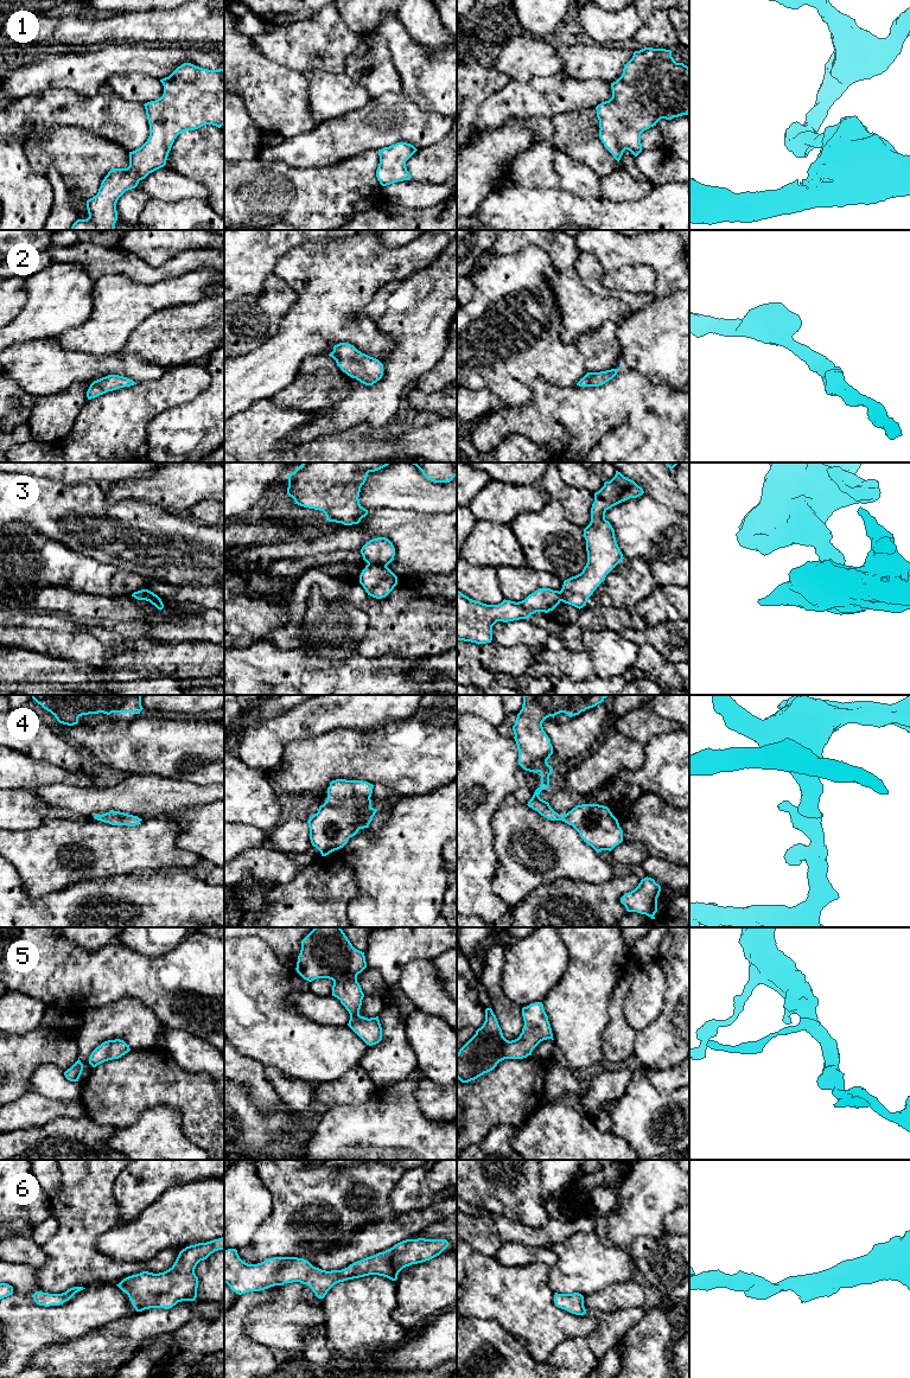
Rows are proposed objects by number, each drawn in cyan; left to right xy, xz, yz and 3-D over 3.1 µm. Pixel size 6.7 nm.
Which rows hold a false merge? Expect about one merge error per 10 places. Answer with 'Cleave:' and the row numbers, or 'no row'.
Cleave: no row

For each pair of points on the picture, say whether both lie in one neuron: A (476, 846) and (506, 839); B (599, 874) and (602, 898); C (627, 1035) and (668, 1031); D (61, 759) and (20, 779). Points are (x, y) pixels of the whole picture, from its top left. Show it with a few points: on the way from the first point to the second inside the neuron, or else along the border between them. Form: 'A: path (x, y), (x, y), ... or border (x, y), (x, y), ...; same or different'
A: border (494, 814), (492, 846), (497, 857), (497, 869); different
B: border (613, 875), (602, 882), (586, 882), (573, 879); different
C: border (637, 1033), (634, 1040), (632, 1053); different
D: border (25, 754), (69, 771), (78, 770); different

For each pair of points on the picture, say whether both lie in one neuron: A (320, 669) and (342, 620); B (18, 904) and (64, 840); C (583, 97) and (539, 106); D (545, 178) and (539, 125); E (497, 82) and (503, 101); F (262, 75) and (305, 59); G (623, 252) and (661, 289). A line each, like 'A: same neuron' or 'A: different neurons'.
A: different neurons
B: different neurons
C: same neuron
D: same neuron
E: different neurons
F: different neurons
G: same neuron

